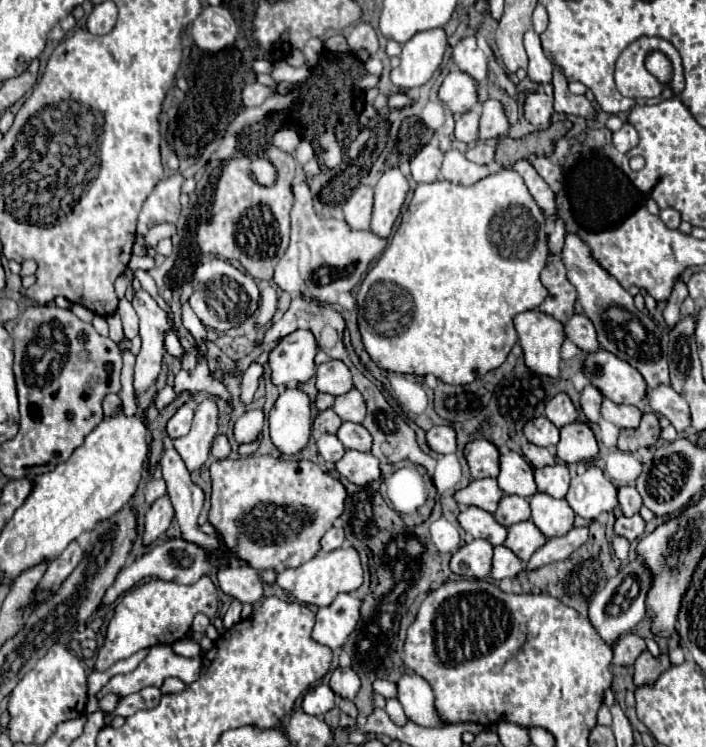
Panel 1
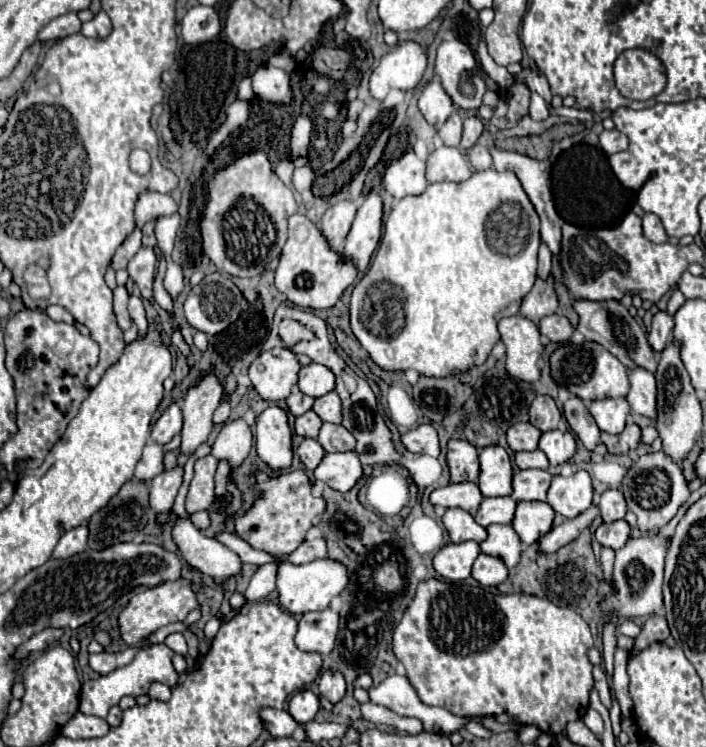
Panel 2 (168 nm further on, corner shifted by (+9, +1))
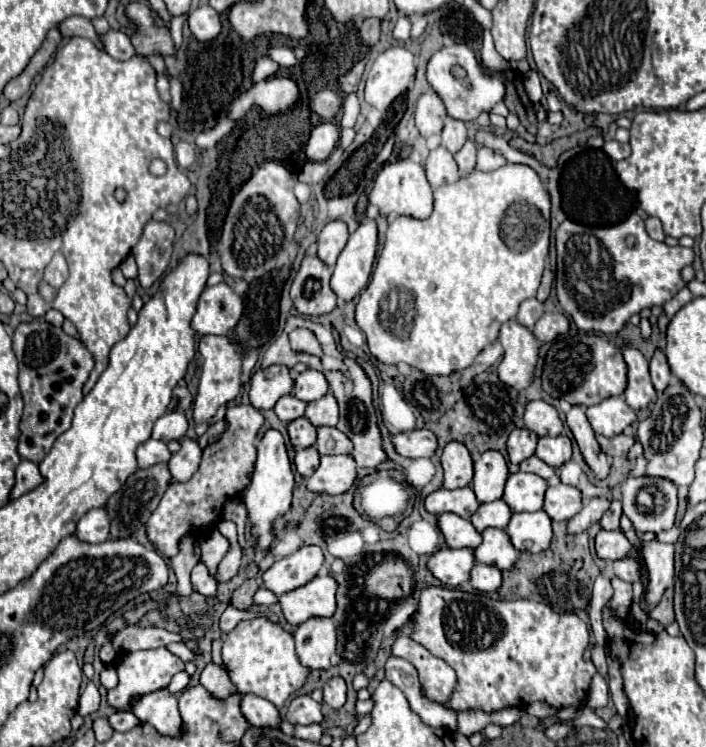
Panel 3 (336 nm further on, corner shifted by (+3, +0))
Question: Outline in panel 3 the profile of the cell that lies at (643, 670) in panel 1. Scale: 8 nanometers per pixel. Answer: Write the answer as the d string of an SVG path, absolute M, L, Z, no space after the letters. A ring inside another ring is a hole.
M666 589L660 603L650 611L650 617L660 621L662 625L670 625L674 621L674 607L672 607L672 595L674 595L674 589Z

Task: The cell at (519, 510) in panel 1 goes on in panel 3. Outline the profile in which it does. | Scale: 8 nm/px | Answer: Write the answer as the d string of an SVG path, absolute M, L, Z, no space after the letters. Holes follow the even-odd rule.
M498 499L498 501L492 501L492 503L482 503L478 507L478 511L470 517L470 521L482 533L488 527L506 529L510 517L512 517L512 511L508 509L508 505L504 505L502 499Z

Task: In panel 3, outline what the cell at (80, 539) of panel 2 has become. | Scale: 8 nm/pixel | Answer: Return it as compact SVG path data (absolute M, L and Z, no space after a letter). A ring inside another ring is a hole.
M104 507L88 511L76 527L76 535L86 543L102 543L110 535L110 517Z

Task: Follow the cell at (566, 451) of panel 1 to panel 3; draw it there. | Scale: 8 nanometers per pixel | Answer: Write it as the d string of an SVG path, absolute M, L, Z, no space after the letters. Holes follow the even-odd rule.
M566 435L558 437L540 437L536 447L536 457L548 463L550 467L560 467L572 455L572 441Z

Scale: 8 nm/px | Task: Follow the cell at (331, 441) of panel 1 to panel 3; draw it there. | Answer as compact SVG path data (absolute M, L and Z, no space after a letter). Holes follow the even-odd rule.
M300 449L294 457L294 469L302 477L310 477L316 471L316 465L320 463L320 455L316 449Z

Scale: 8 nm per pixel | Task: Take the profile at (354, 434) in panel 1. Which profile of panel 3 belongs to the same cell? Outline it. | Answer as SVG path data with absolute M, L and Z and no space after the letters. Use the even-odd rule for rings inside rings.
M320 427L316 449L320 455L352 453L352 441L348 441L348 437L344 437L344 433L340 433L336 427Z

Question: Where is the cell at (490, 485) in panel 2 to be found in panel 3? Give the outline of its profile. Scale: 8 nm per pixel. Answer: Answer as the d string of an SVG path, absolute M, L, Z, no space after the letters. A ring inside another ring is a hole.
M486 451L474 463L472 491L480 503L496 501L504 495L506 479L508 479L506 459L498 451Z

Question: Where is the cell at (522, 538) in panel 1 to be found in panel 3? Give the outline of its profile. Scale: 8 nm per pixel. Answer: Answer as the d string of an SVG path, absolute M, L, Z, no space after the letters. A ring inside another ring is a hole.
M486 529L482 531L482 543L474 549L476 563L494 565L500 571L512 569L512 565L518 559L518 551L512 549L512 543L508 541L506 531L500 529Z

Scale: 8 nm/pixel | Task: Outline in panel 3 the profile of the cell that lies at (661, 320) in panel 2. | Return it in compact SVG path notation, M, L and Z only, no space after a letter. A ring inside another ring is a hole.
M656 351L654 357L650 359L650 375L652 375L652 385L658 393L662 393L670 381L672 381L672 373L668 369L668 363L664 361L664 353Z

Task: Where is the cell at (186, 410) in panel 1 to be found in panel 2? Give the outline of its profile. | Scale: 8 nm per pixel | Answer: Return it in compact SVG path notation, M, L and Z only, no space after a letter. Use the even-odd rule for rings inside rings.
M170 404L170 408L156 420L152 428L152 440L156 444L166 444L170 442L176 434L182 430L182 414L178 404Z

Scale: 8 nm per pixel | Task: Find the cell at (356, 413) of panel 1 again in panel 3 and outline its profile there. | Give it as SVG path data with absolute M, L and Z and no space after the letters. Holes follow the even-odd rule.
M326 393L324 397L308 403L304 417L314 427L334 427L338 421L338 405L336 405L336 399L332 397L332 393Z

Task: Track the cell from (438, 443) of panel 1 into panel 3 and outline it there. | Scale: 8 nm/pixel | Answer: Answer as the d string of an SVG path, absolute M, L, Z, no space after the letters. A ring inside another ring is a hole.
M414 429L408 433L398 433L392 437L394 449L402 457L432 457L436 451L436 437L430 429Z

